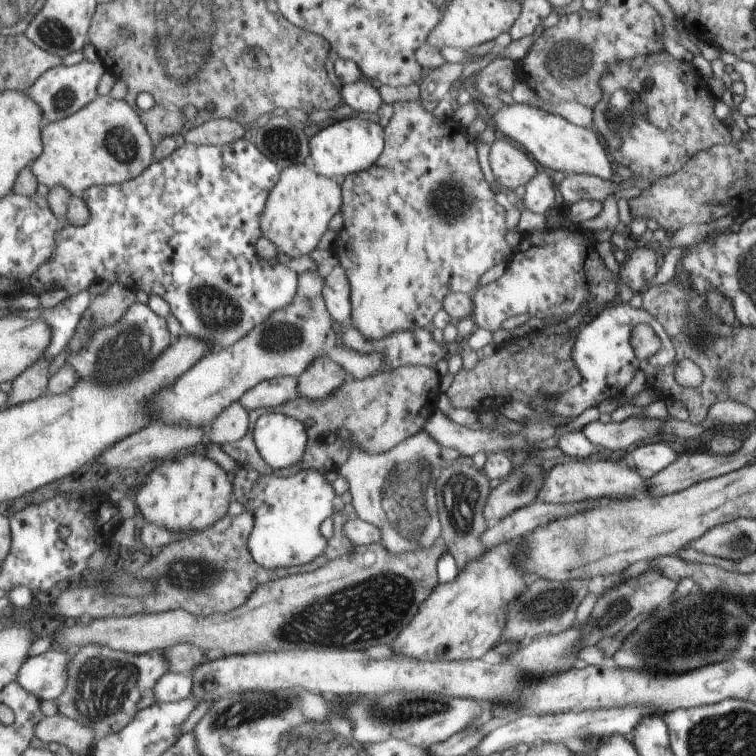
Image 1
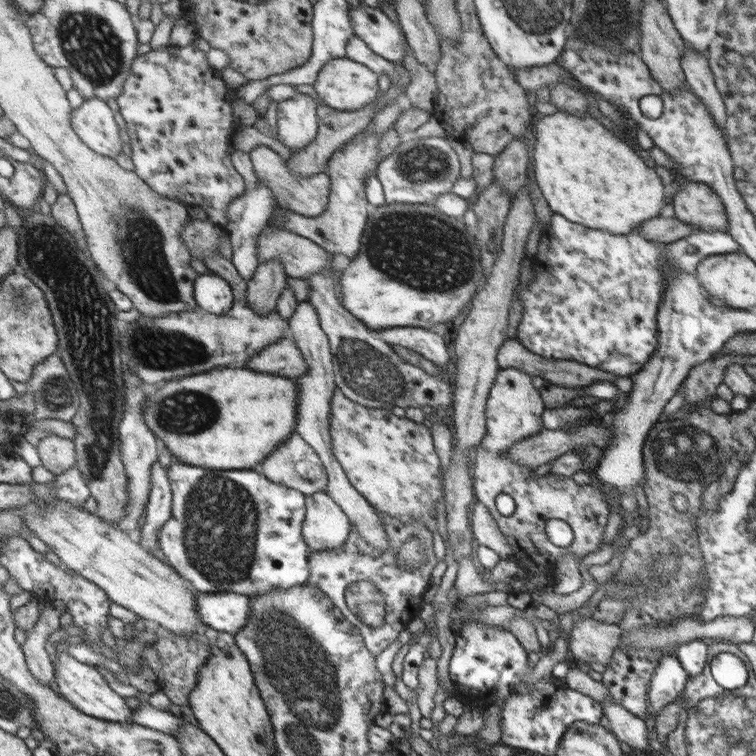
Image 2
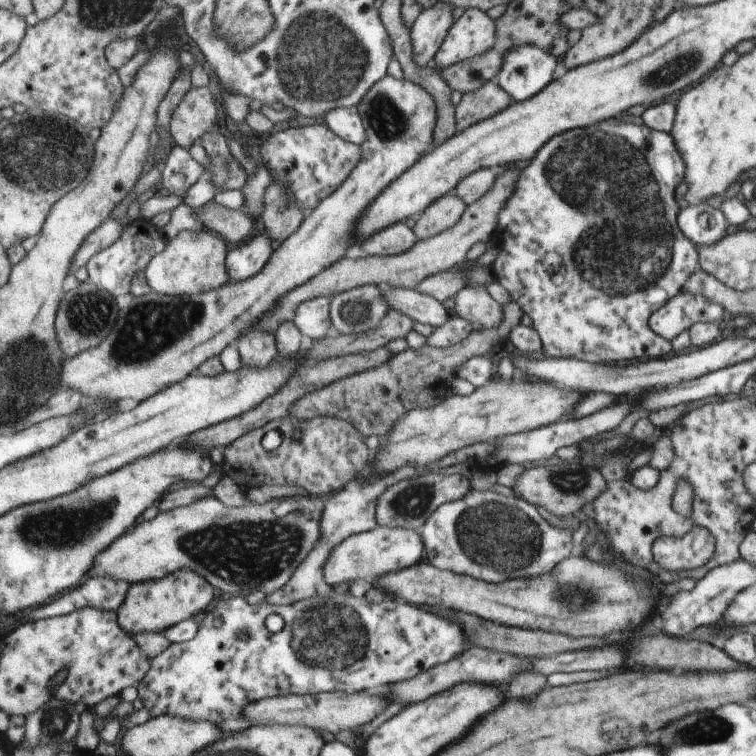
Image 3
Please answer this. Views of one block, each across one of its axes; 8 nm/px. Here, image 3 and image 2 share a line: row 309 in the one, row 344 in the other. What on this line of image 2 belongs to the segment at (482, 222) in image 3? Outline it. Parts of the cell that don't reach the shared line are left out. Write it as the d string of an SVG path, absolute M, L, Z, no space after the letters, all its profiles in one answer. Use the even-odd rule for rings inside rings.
M289 336L262 349L259 354L248 359L242 366L246 369L272 376L299 378L308 372L308 364L301 350Z

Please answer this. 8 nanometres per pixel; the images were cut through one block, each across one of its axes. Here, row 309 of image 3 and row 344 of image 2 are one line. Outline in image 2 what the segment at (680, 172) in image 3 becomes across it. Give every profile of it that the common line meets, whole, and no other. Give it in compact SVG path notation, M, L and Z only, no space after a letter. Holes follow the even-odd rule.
M553 212L551 219L549 219L549 224L543 229L543 232L539 235L537 240L537 252L533 255L529 255L530 260L529 268L531 268L531 274L533 277L527 285L521 283L517 284L515 288L515 296L513 299L519 298L519 304L521 304L521 319L517 326L515 326L515 336L516 342L519 342L521 346L535 354L541 356L542 358L549 360L571 360L579 362L580 364L585 364L590 368L597 368L598 370L603 370L604 372L611 372L612 374L617 374L619 376L629 377L642 369L643 365L651 360L651 356L655 354L658 348L659 342L659 331L658 323L655 322L657 314L657 306L661 302L661 294L663 294L663 286L665 286L665 273L661 273L661 268L663 264L669 264L669 266L675 266L677 270L685 272L685 274L694 275L697 269L698 263L705 257L711 257L712 255L732 253L733 251L741 250L741 246L729 234L725 231L707 233L701 230L693 232L685 236L685 238L680 238L679 240L670 243L658 243L651 241L649 239L644 239L641 235L637 233L625 234L621 236L619 234L611 234L611 232L603 230L593 230L573 222L569 222L563 215Z

